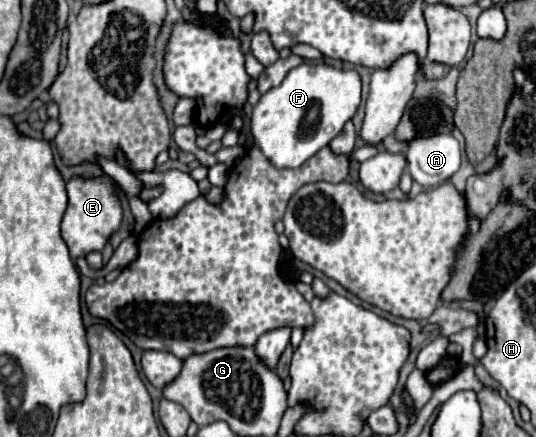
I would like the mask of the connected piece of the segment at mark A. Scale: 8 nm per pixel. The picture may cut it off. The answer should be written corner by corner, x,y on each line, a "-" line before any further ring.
432,135
410,141
406,159
414,181
422,187
436,187
458,171
462,151
452,135

